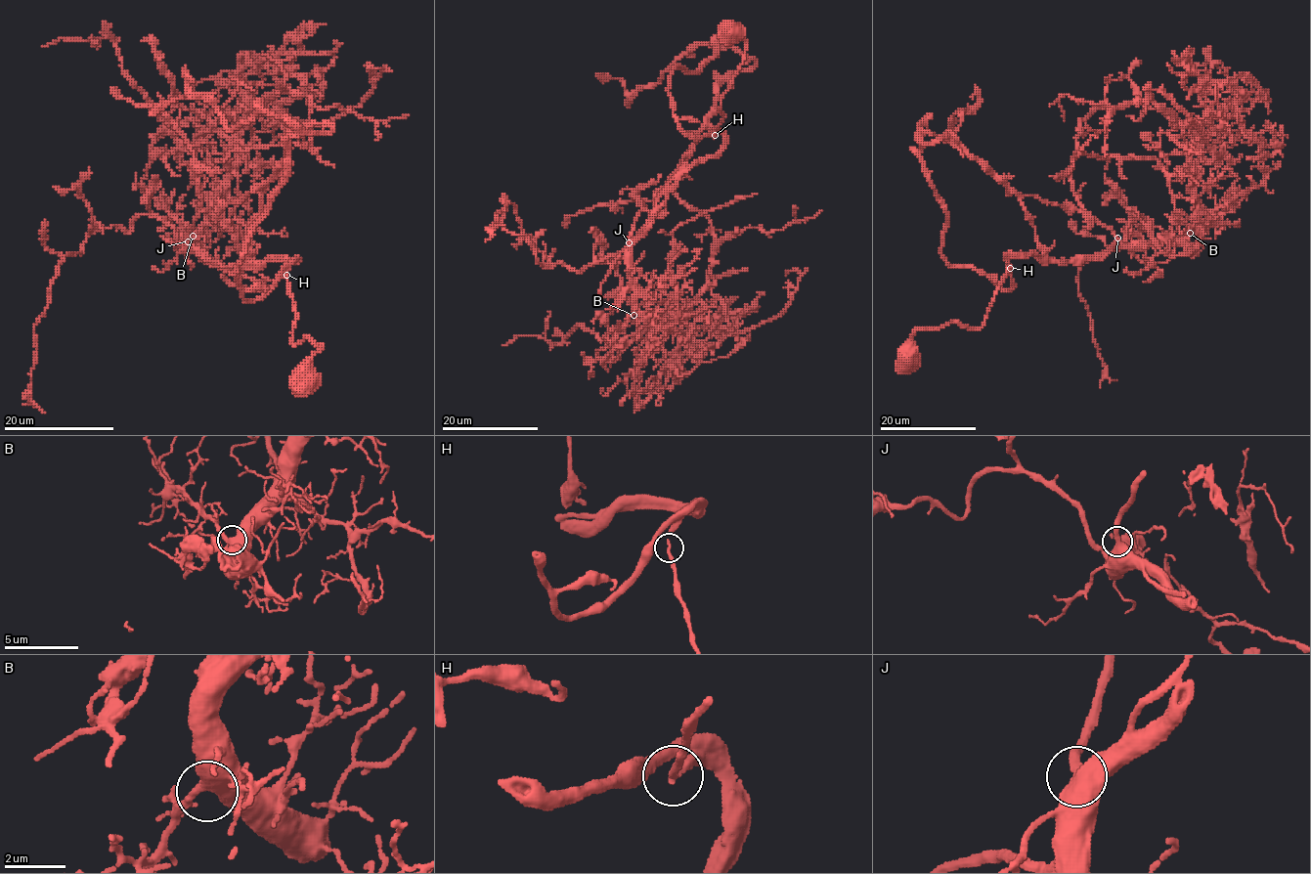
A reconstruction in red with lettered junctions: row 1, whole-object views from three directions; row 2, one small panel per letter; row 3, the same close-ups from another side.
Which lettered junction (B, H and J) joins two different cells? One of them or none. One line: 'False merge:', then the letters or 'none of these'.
False merge: none of these

